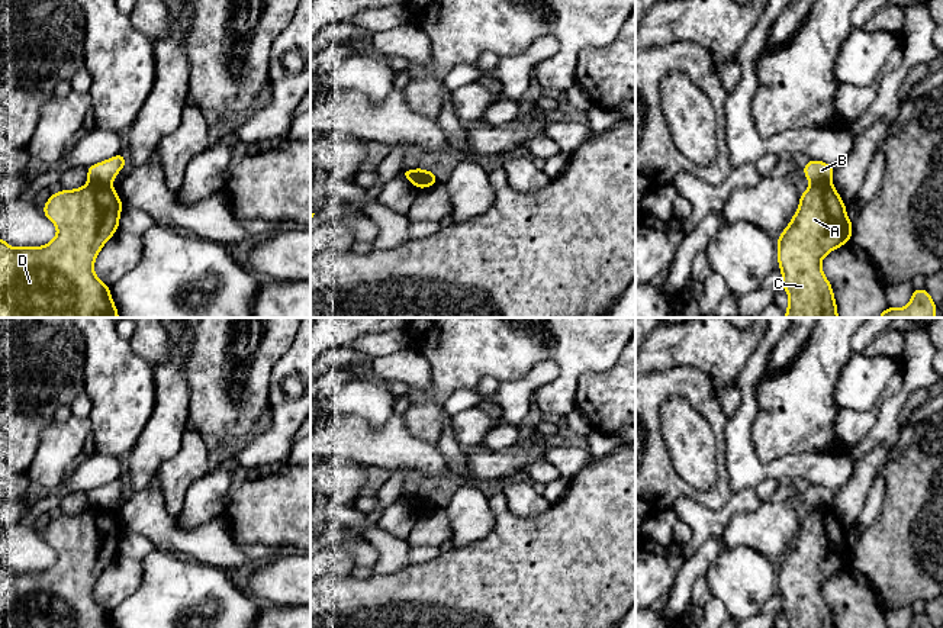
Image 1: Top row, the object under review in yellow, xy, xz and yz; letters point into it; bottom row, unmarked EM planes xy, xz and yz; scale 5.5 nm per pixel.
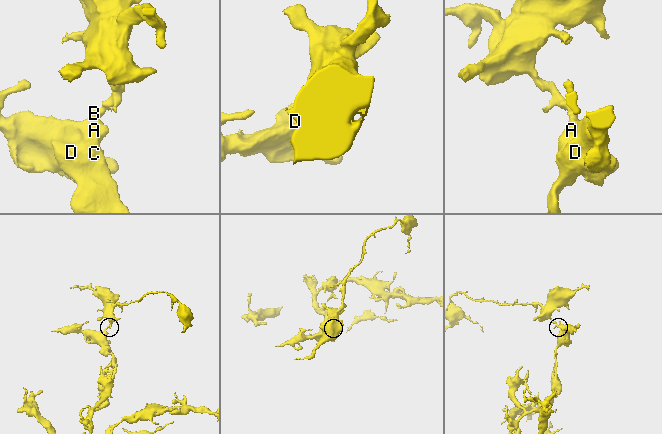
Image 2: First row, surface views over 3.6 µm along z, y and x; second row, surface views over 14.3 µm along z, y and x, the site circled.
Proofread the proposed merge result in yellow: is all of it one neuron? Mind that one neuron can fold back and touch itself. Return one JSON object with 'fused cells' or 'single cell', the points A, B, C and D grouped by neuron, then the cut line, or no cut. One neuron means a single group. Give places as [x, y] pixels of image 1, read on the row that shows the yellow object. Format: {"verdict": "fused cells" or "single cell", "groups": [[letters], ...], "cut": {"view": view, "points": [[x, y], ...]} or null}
{"verdict": "fused cells", "groups": [["A", "C", "D"], ["B"]], "cut": {"view": "xy", "points": [[90, 180], [109, 186]]}}

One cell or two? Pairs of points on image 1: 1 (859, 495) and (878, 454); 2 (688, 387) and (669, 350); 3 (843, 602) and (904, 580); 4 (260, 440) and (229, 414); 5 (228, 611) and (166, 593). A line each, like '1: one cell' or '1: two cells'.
1: one cell
2: two cells
3: two cells
4: two cells
5: one cell

